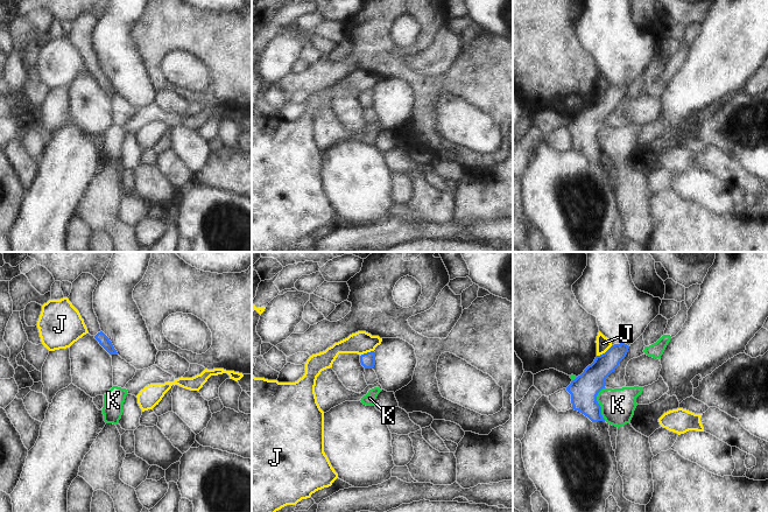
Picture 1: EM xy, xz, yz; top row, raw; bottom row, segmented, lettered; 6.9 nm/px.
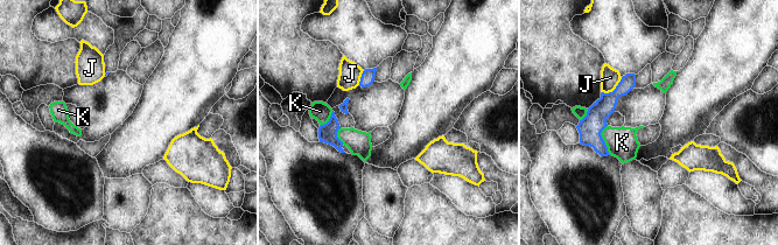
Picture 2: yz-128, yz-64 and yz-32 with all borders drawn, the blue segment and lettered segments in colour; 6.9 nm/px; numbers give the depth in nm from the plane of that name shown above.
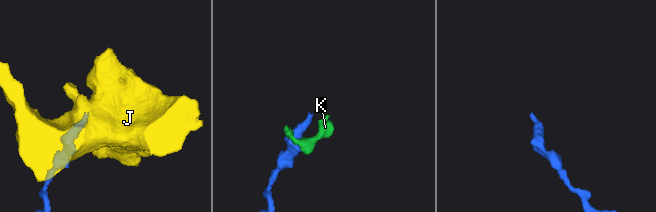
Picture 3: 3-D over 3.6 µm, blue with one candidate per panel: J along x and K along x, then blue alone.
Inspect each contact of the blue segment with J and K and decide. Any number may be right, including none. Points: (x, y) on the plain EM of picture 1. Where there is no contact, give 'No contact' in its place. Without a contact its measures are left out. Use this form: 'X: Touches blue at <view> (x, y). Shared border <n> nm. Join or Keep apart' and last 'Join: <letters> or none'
J: Touches blue at yz (605, 91). Shared border 130 nm. Keep apart
K: Touches blue at yz (598, 142). Shared border 240 nm. Keep apart
Join: none

